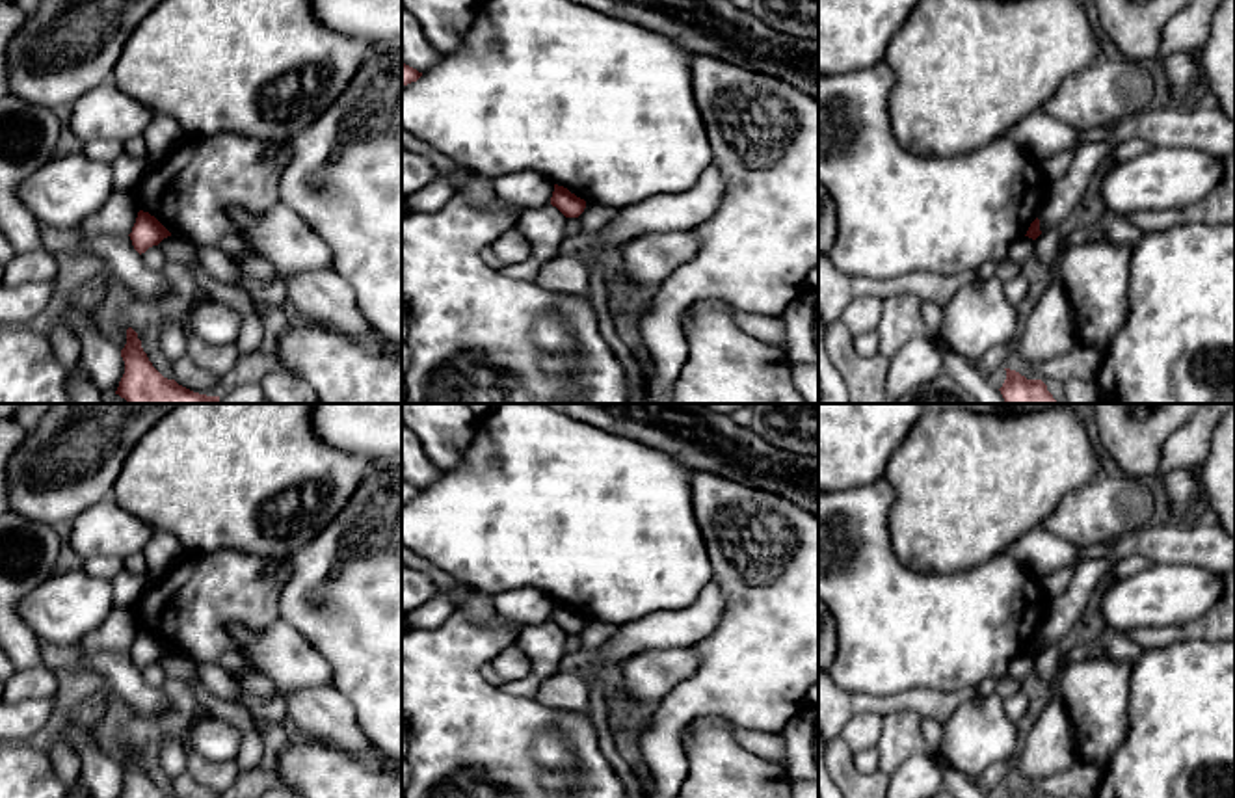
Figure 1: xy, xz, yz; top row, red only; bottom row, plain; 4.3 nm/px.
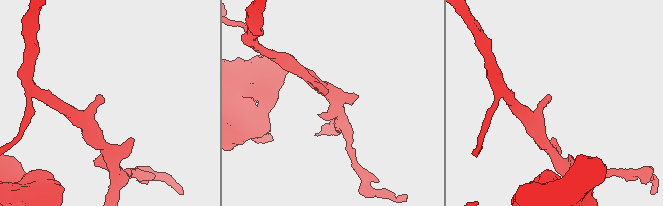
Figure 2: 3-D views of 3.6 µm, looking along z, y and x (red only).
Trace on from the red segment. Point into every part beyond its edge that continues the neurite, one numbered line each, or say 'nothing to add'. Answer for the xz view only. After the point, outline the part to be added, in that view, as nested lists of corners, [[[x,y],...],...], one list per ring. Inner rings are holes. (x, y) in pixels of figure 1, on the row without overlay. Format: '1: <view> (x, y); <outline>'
nothing to add

